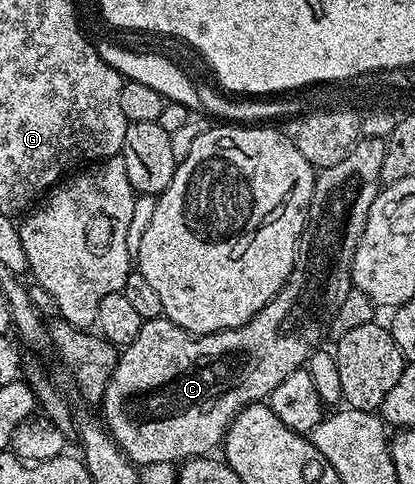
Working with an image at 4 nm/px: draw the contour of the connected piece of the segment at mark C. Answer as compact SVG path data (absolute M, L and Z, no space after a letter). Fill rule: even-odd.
M362 138L352 147L350 154L346 154L346 158L342 158L342 162L334 162L334 166L319 169L312 201L308 207L308 221L304 223L304 233L301 234L300 244L296 247L296 261L292 267L292 273L289 274L288 281L284 283L278 295L269 304L262 306L262 310L258 310L258 314L254 318L250 318L250 322L246 322L242 326L231 328L230 330L211 332L205 336L193 336L191 332L182 330L182 326L170 322L167 316L162 315L157 320L146 320L142 326L142 330L138 330L138 338L134 338L134 342L123 345L104 391L104 399L102 401L104 416L102 415L102 420L106 425L108 435L115 440L116 445L123 450L124 455L133 464L137 466L145 464L175 465L177 462L183 462L194 456L209 455L213 451L211 448L219 449L221 447L224 435L228 433L228 425L232 423L233 418L240 411L248 404L267 401L268 395L272 393L274 386L278 386L278 382L282 382L282 378L290 378L290 374L294 374L299 368L307 365L313 352L317 351L319 344L316 343L323 338L324 332L326 336L332 321L336 319L338 306L342 306L342 302L346 302L346 298L354 290L352 287L352 263L354 262L354 254L356 253L358 242L366 230L370 206L374 202L376 195L380 193L382 187L380 175L382 174L384 146L385 141L383 140Z

